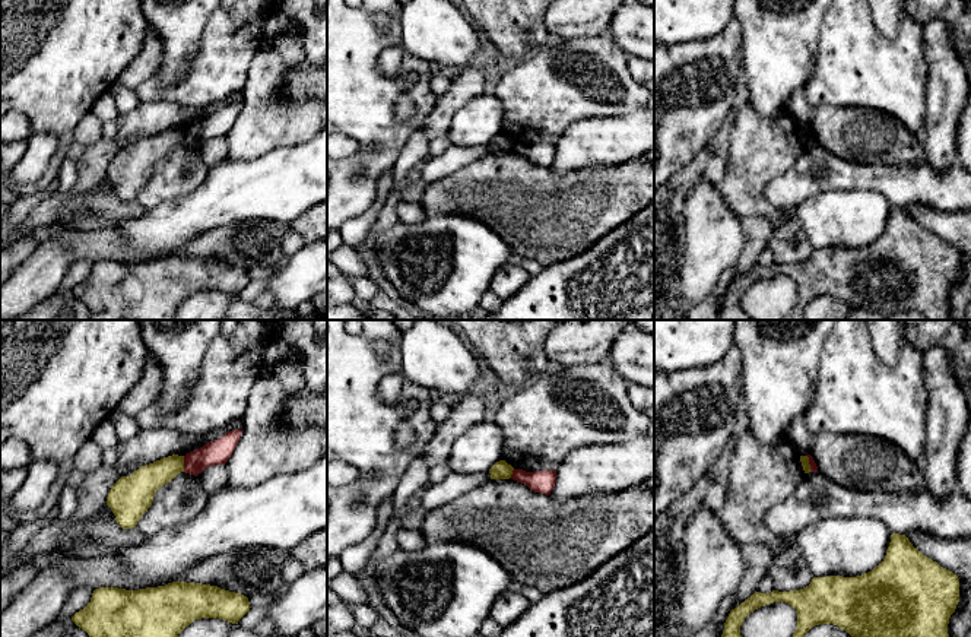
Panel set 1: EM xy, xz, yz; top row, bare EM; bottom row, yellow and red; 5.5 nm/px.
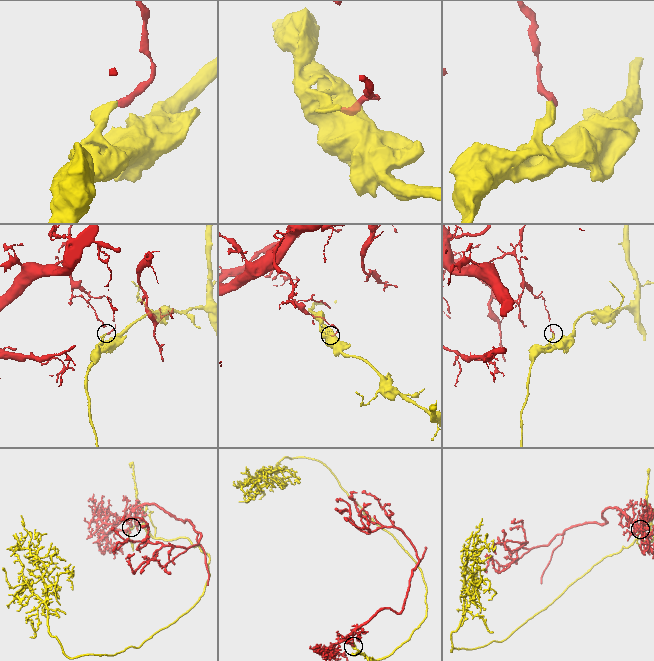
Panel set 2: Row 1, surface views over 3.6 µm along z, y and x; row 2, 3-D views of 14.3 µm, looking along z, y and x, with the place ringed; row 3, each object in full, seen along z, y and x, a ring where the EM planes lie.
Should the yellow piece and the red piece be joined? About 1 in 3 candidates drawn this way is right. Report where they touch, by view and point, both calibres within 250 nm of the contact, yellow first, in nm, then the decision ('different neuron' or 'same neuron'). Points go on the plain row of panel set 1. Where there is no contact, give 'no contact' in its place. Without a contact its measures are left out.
xy (183, 136) | 160/140 nm | different neuron

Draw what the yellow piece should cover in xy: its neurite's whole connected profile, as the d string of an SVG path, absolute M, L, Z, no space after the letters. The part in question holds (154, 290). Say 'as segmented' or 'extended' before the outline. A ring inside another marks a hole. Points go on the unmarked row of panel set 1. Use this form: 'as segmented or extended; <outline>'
as segmented; M172 254L139 263L95 262L91 275L72 294L88 305L92 320L175 320L178 307L193 294L219 291L238 297L250 281L248 270L241 266L210 257Z

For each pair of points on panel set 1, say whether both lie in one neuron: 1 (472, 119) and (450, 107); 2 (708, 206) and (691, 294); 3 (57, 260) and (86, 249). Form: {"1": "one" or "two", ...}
{"1": "two", "2": "one", "3": "two"}

